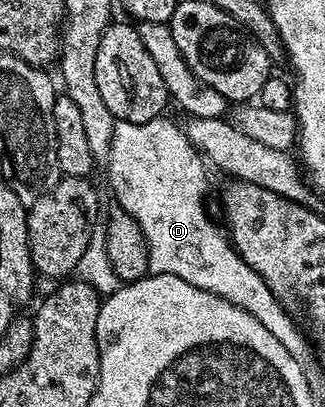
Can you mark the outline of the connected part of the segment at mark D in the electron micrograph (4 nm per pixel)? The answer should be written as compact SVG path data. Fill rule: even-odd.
M161 116L148 123L117 122L114 126L114 133L110 137L110 154L104 159L106 173L110 176L110 189L114 192L114 201L128 215L134 217L136 223L139 224L140 231L143 232L150 252L149 272L176 275L184 279L184 283L192 283L192 287L200 287L204 291L228 299L228 303L260 319L260 324L268 327L268 331L272 331L272 335L276 335L280 343L294 341L294 337L303 334L300 325L290 321L289 315L286 314L289 312L282 302L277 297L270 296L268 283L264 283L261 275L252 271L248 263L244 263L244 259L234 249L229 236L221 228L218 230L206 214L207 166L204 164L202 154L186 138L185 128L173 125L172 122L166 120L165 116Z

